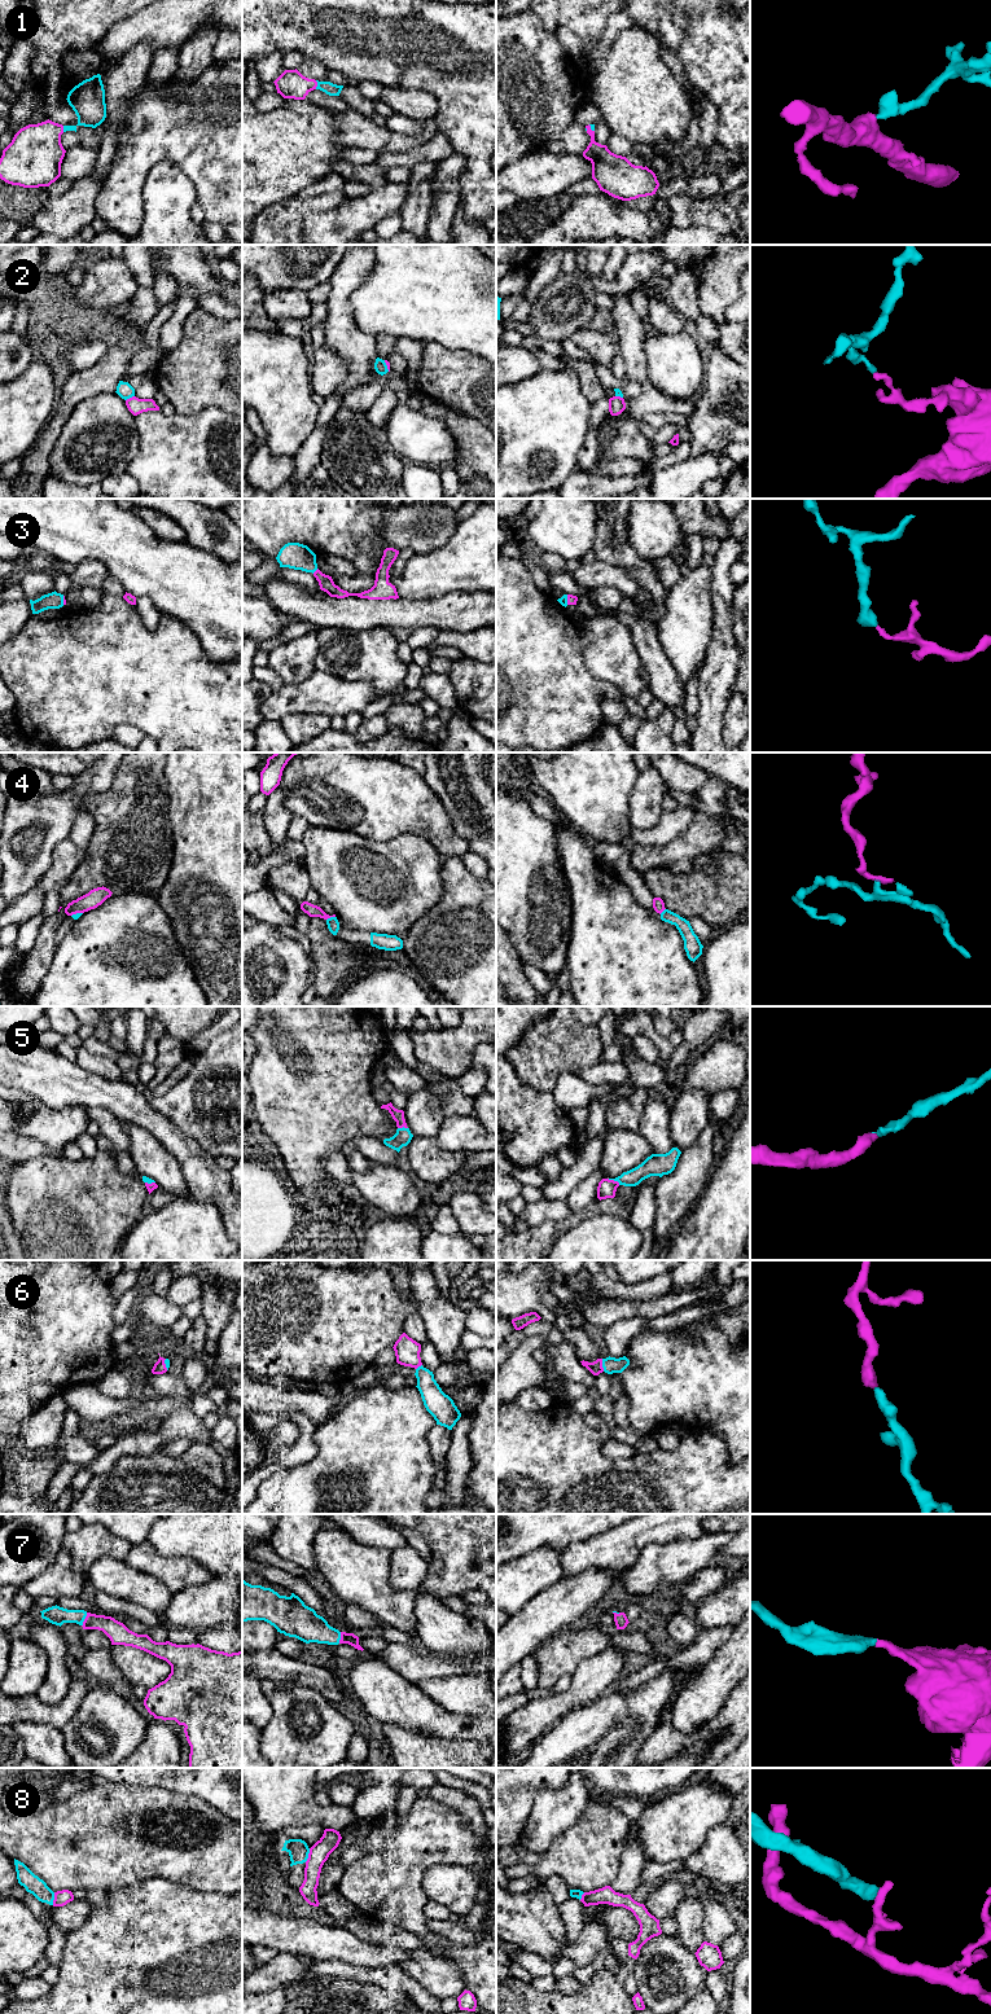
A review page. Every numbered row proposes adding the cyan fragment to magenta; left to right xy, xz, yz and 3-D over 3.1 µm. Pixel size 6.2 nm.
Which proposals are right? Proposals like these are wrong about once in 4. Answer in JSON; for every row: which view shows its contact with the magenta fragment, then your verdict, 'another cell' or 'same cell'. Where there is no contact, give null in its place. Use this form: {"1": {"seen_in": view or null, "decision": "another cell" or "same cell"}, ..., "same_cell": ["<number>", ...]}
{"1": {"seen_in": "xz", "decision": "same cell"}, "2": {"seen_in": "xy", "decision": "another cell"}, "3": {"seen_in": "xz", "decision": "same cell"}, "4": {"seen_in": "xz", "decision": "another cell"}, "5": {"seen_in": "yz", "decision": "same cell"}, "6": {"seen_in": "yz", "decision": "same cell"}, "7": {"seen_in": "xy", "decision": "same cell"}, "8": {"seen_in": "xz", "decision": "another cell"}, "same_cell": ["1", "3", "5", "6", "7"]}

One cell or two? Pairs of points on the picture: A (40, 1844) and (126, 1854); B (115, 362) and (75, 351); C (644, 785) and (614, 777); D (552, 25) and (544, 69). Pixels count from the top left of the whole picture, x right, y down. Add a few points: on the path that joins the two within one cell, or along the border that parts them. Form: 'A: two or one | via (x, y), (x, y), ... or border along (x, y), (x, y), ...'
A: one | via (61, 1844), (75, 1852), (105, 1852)
B: two | border along (109, 349), (95, 364), (75, 371)
C: two | border along (640, 771), (630, 797), (628, 812)
D: two | border along (534, 13), (540, 23), (553, 33)

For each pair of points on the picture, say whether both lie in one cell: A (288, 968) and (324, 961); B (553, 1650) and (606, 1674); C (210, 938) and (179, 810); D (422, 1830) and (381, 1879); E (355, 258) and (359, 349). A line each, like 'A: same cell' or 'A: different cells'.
A: different cells
B: different cells
C: same cell
D: same cell
E: same cell

